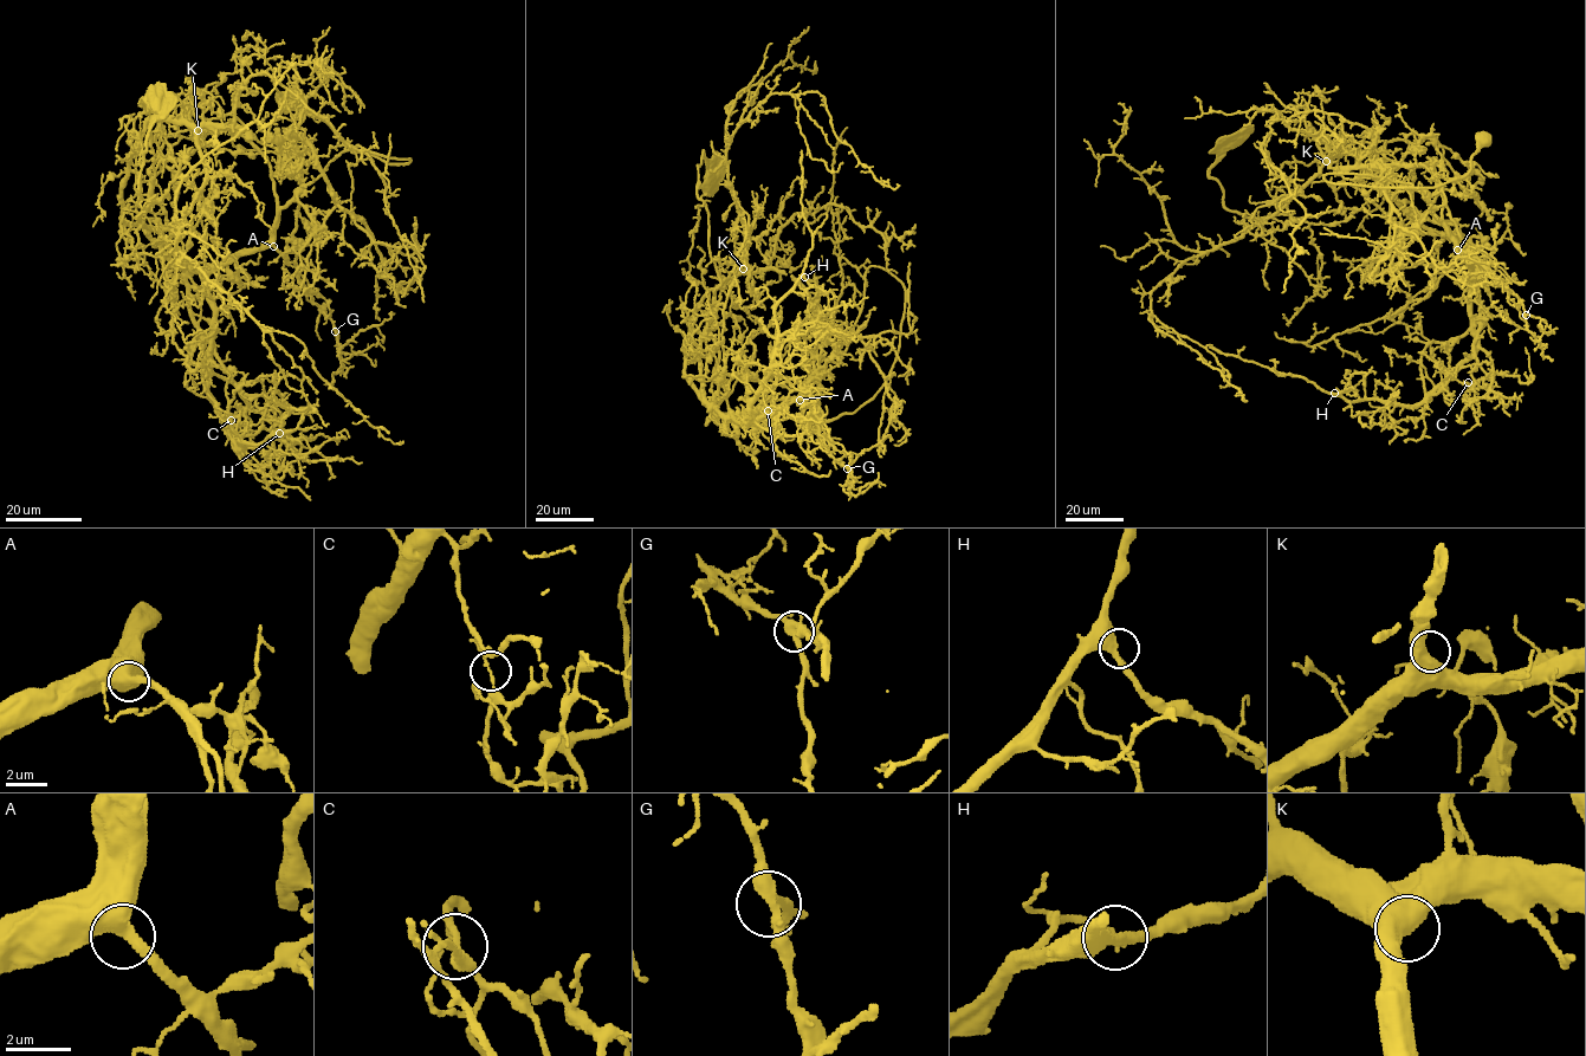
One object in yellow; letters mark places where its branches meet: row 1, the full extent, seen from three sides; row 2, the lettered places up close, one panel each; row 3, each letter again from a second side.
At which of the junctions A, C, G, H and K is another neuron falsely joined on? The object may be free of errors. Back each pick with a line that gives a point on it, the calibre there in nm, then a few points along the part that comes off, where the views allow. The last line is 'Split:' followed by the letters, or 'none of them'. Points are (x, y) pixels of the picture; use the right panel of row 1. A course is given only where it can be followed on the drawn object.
C: (1468, 382) | 120 nm | (1468, 382), (1448, 379), (1475, 336), (1456, 239), (1406, 185), (1324, 176), (1437, 187), (1469, 170), (1486, 134)
Split: C

